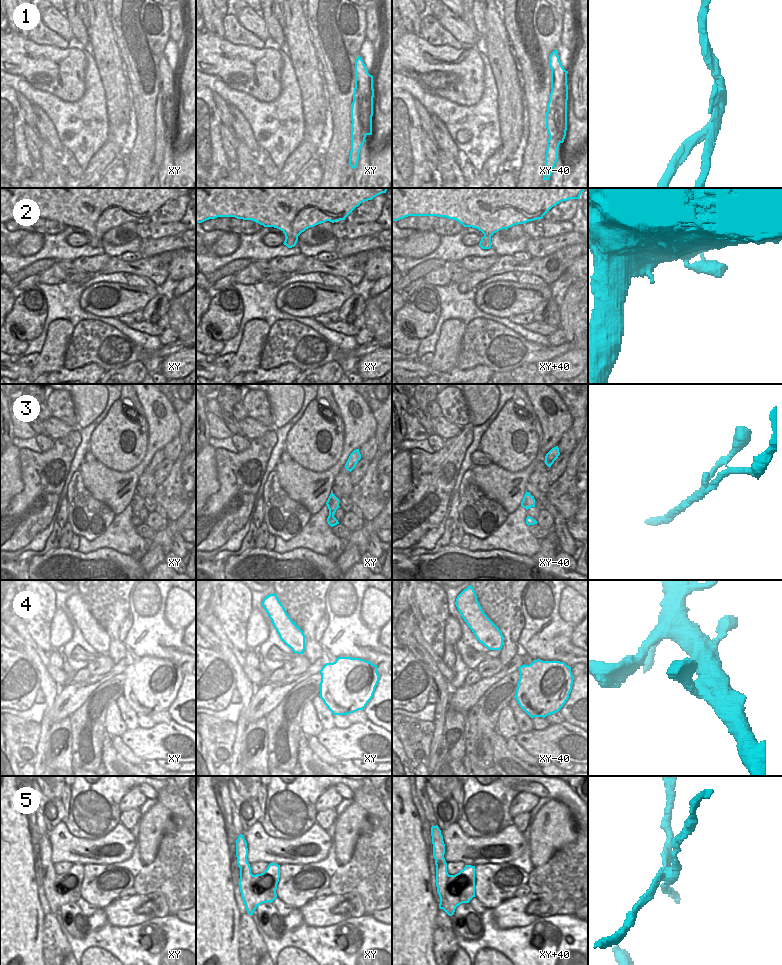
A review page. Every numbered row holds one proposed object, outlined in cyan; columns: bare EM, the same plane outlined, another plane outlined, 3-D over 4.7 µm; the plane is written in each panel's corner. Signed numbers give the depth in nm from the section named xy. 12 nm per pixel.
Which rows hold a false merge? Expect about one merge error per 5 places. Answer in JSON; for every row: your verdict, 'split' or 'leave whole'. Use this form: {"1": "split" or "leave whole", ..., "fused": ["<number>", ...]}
{"1": "split", "2": "split", "3": "leave whole", "4": "leave whole", "5": "split", "fused": ["1", "2", "5"]}

